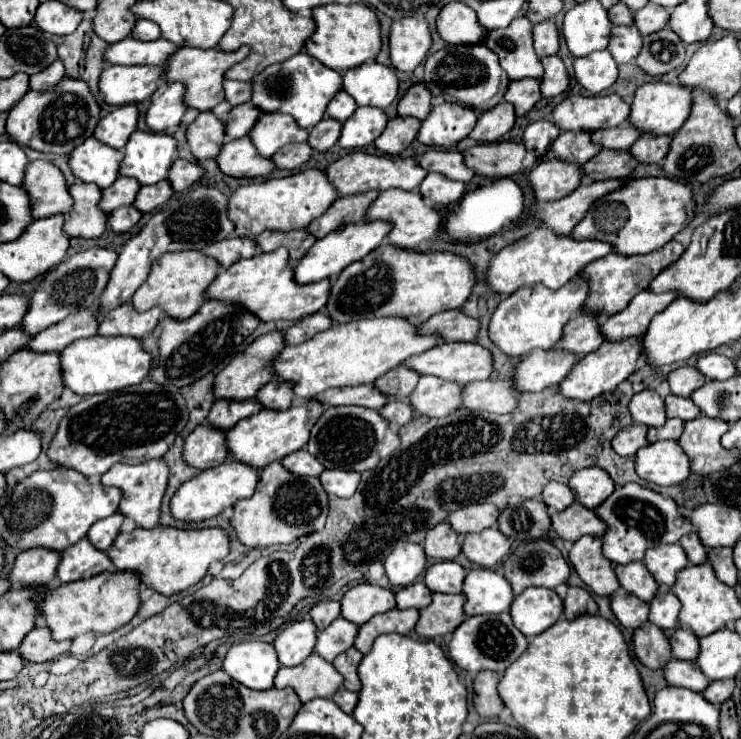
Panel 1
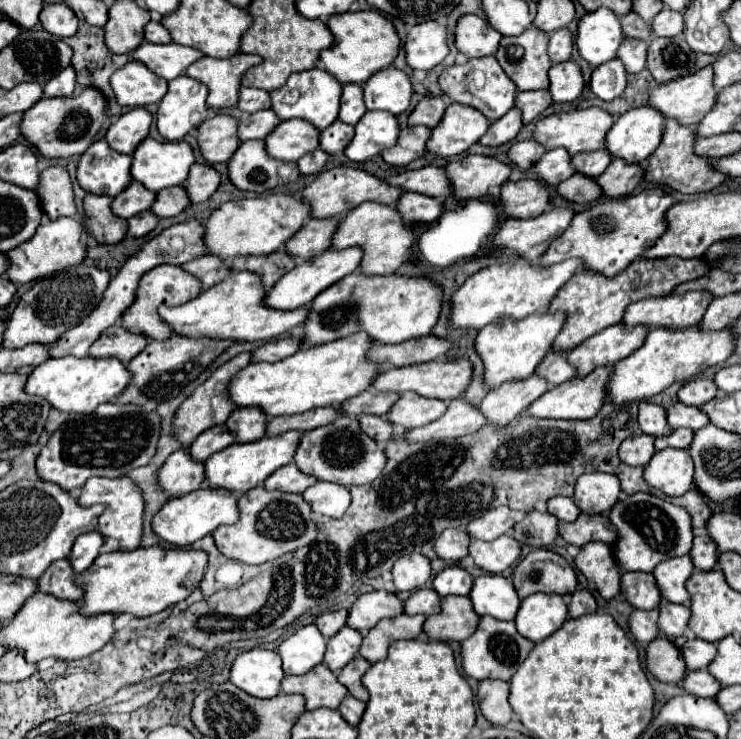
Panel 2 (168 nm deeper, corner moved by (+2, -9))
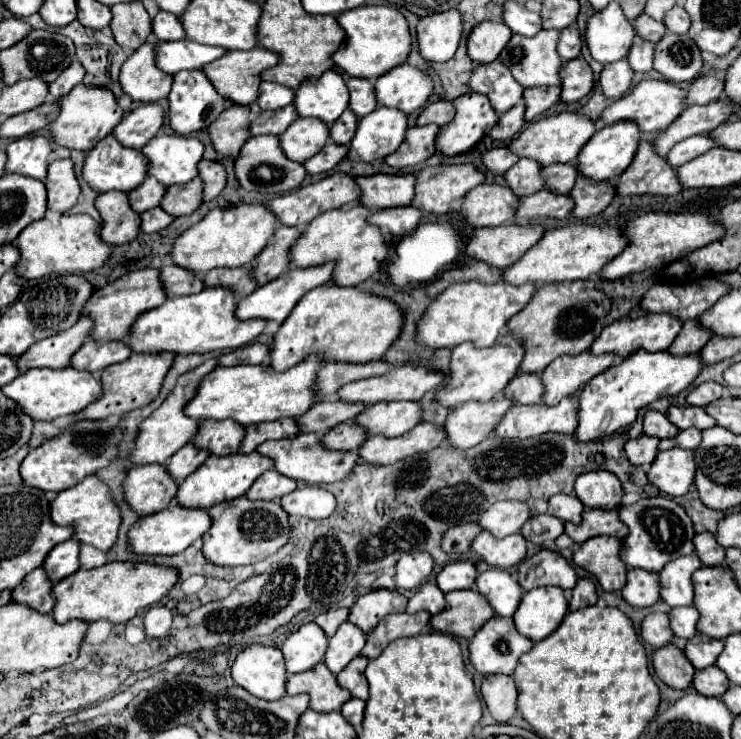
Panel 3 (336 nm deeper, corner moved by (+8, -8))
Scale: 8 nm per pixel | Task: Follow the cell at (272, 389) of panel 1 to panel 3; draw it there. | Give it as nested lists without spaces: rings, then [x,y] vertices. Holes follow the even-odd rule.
[[[202,420],[200,430],[192,442],[210,454],[228,456],[240,448],[244,436],[246,428],[234,420]]]

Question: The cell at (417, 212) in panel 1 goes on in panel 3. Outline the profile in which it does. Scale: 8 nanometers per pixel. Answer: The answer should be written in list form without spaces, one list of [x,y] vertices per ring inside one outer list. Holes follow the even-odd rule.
[[[358,204],[350,208],[324,212],[322,216],[312,220],[312,224],[308,224],[304,234],[300,236],[300,240],[296,240],[296,244],[292,246],[290,254],[292,254],[292,266],[298,266],[298,268],[310,268],[310,266],[318,266],[328,260],[334,260],[336,262],[336,268],[332,274],[334,284],[358,286],[370,276],[374,276],[382,264],[386,264],[388,244],[380,228],[368,222],[368,208]]]

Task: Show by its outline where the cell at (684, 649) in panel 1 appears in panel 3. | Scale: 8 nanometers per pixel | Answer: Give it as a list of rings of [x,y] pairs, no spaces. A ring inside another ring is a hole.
[[[696,634],[694,638],[688,640],[684,654],[688,660],[692,660],[692,666],[696,670],[702,670],[702,668],[712,666],[722,650],[724,650],[724,640],[716,640],[716,638]]]

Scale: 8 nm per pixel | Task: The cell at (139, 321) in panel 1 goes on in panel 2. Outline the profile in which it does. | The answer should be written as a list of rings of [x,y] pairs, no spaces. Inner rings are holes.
[[[114,325],[114,327],[106,329],[92,343],[88,355],[98,357],[98,359],[116,357],[122,363],[128,363],[130,359],[134,359],[146,347],[146,343],[148,343],[148,339],[144,335],[136,335],[136,333],[122,329],[120,325]]]

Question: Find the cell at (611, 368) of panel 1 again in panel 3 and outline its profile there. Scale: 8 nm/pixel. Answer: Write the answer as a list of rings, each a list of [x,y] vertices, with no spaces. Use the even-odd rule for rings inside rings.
[[[578,394],[566,396],[556,406],[548,404],[514,404],[500,424],[496,436],[500,438],[530,438],[544,432],[572,434],[578,422]]]

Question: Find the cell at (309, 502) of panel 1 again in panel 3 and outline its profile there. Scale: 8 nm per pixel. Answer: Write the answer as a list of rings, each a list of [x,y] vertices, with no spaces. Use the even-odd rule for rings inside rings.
[[[246,496],[220,502],[210,508],[212,526],[202,536],[204,556],[220,566],[246,566],[260,562],[280,550],[290,538],[288,512],[276,500],[248,500]]]

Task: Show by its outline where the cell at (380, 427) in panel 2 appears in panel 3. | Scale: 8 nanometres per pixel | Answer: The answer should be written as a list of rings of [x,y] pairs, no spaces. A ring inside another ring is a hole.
[[[342,422],[330,432],[324,434],[324,444],[328,448],[348,448],[348,450],[358,450],[368,438],[368,432],[354,422]]]

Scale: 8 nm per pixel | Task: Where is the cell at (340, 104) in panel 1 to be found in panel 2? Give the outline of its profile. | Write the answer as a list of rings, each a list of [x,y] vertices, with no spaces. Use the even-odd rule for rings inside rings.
[[[356,83],[344,85],[342,105],[340,105],[340,117],[338,119],[344,121],[344,123],[348,123],[348,125],[356,125],[366,111],[368,109],[366,109],[364,97],[362,97],[362,85],[356,85]]]

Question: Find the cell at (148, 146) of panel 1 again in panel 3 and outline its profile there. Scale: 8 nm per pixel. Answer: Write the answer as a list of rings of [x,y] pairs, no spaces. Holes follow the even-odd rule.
[[[158,134],[142,148],[148,160],[148,176],[154,176],[164,186],[184,184],[196,178],[202,152],[204,144],[198,138],[176,134]]]

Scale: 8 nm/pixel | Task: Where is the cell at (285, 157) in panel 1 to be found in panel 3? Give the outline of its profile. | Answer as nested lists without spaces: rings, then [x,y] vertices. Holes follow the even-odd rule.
[[[330,142],[312,158],[308,158],[304,164],[306,172],[308,174],[320,174],[320,172],[326,172],[326,170],[332,170],[344,156],[346,156],[346,146],[338,146],[338,144],[332,144],[330,148]]]

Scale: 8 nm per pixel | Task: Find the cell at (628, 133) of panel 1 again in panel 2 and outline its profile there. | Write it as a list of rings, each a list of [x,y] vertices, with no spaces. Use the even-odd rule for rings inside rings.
[[[606,149],[600,151],[592,151],[592,153],[578,153],[572,157],[572,165],[576,169],[576,173],[584,175],[584,177],[598,177],[608,163],[612,161],[610,153],[606,153]]]

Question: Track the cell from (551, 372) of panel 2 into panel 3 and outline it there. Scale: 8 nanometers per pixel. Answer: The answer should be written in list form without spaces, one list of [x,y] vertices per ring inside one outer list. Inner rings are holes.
[[[518,372],[508,388],[504,390],[504,396],[512,398],[518,404],[536,404],[542,402],[544,396],[544,384],[540,380],[540,374],[526,374],[526,372]]]

